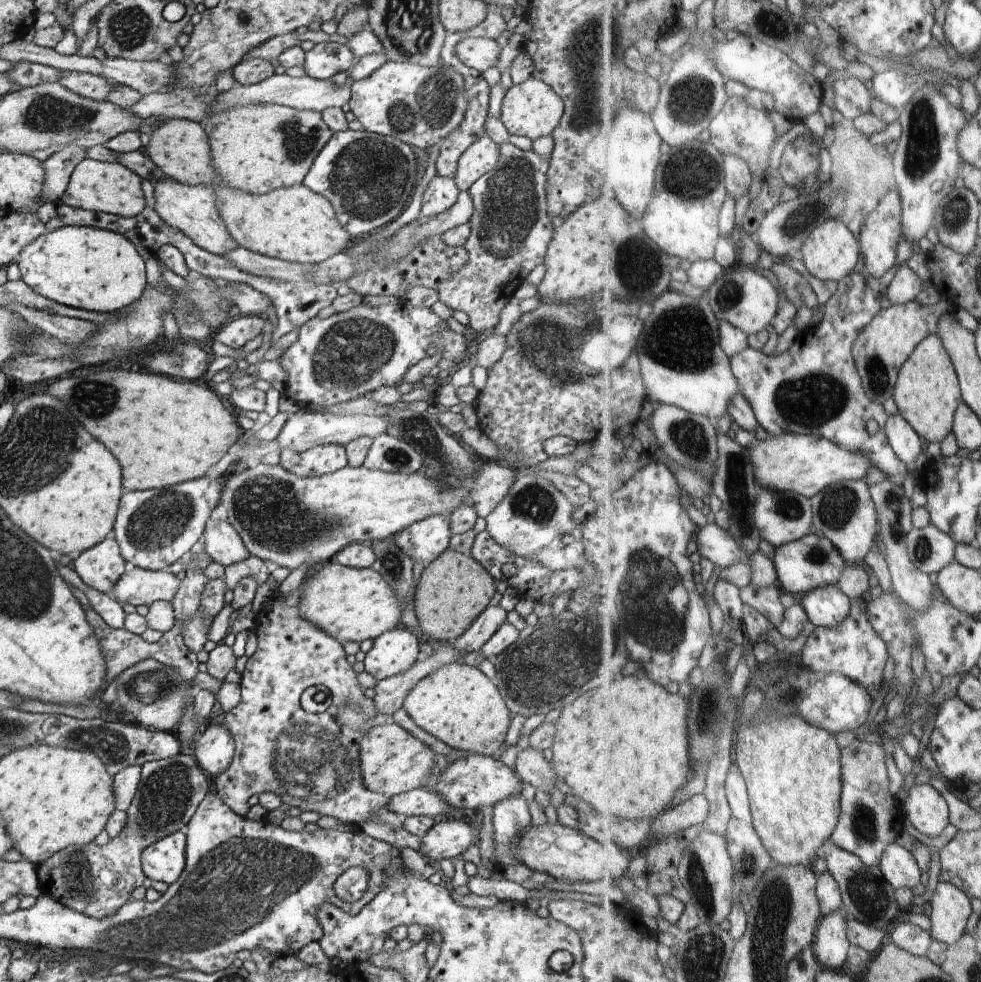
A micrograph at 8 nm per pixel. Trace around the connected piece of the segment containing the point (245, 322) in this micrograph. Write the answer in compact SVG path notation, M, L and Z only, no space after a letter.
M235 314L217 332L215 339L230 348L240 348L262 333L266 317Z

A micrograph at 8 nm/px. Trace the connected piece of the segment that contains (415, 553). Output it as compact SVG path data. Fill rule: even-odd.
M434 515L417 521L396 534L396 544L414 562L436 560L449 548L450 516Z

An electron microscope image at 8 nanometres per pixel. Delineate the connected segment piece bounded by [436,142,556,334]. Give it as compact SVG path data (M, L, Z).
M507 142L499 146L500 158L496 166L481 176L468 190L474 204L474 212L468 220L470 236L463 247L468 251L469 259L458 272L452 272L448 280L440 280L436 288L439 300L453 310L465 312L469 318L469 326L480 334L488 328L496 327L502 309L508 304L518 286L526 280L535 266L544 262L556 229L547 211L546 181L549 160L538 156L533 149L524 151Z

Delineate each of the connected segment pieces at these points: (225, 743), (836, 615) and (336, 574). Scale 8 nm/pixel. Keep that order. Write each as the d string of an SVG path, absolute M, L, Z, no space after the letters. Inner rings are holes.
M219 721L207 726L194 741L198 765L212 780L230 767L235 756L235 743L229 730Z
M838 584L820 586L801 595L800 600L819 626L838 626L852 614L854 599L842 592Z
M331 560L304 582L299 610L303 617L341 644L375 640L387 631L401 626L401 606L396 592L371 567L356 569Z

